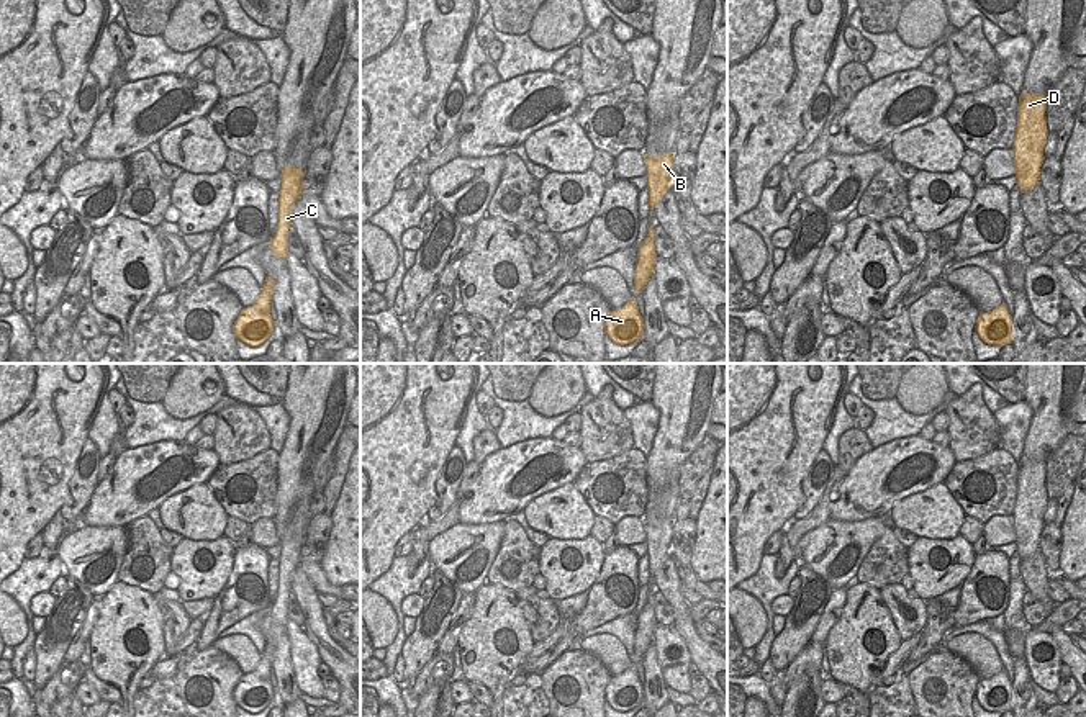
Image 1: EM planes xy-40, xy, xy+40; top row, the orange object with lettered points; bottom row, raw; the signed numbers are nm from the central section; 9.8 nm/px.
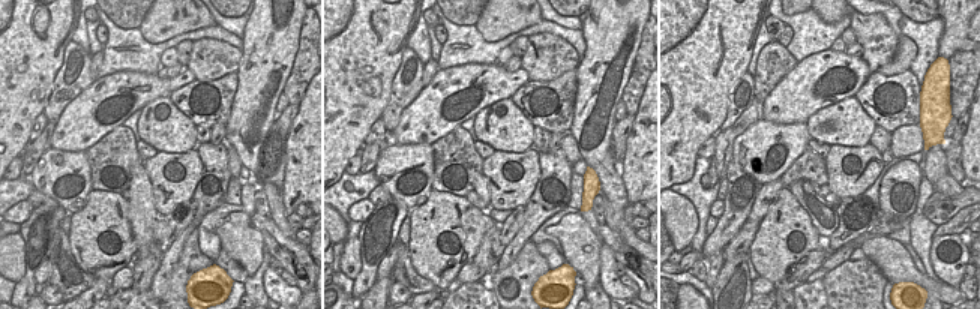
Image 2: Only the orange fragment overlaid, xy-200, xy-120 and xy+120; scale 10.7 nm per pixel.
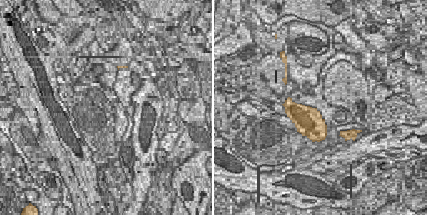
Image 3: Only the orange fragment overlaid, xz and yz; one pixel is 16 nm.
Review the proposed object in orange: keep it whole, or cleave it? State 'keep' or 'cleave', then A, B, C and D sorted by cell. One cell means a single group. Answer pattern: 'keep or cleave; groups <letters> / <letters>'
keep; groups A B C D

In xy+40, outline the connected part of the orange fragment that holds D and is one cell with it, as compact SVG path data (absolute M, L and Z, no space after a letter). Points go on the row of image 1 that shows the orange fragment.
M1025 93L1019 98L1017 126L1012 146L1016 178L1020 193L1029 192L1040 180L1043 147L1047 144L1047 95Z

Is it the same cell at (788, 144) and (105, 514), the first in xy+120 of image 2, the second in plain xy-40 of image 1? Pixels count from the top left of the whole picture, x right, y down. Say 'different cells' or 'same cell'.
different cells

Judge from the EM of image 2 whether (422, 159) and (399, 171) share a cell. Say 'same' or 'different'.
same

